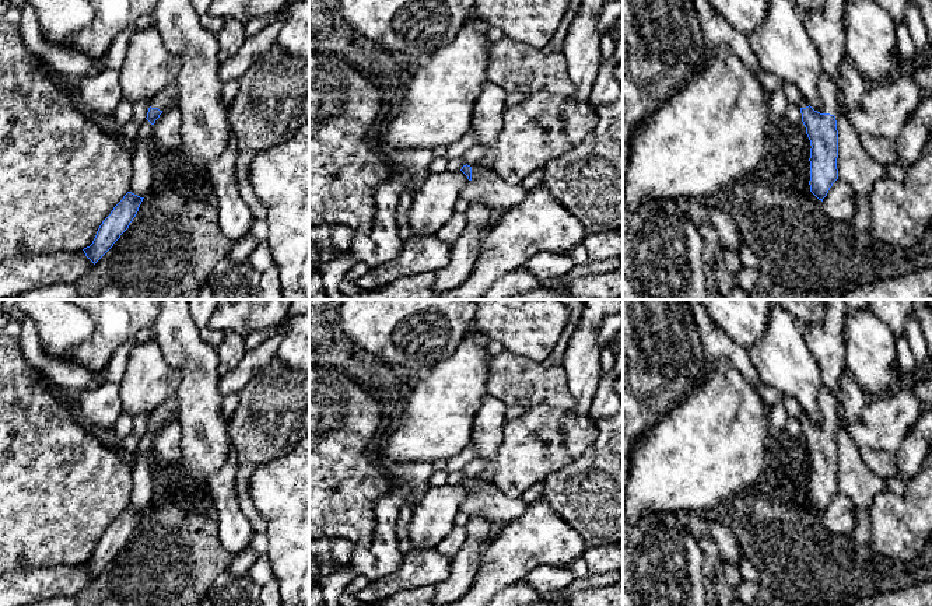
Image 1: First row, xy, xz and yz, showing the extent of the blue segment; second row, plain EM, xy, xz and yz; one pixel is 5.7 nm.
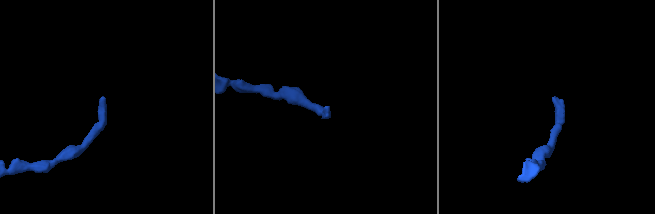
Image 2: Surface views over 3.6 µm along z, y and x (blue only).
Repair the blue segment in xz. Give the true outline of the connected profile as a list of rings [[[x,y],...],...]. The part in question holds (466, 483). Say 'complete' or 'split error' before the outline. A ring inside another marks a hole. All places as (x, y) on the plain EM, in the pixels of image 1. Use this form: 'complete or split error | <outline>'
split error | [[[466,477],[460,483],[470,494],[462,509],[481,515],[495,525],[505,525],[519,518],[528,504],[521,498],[509,498],[501,493],[491,481],[477,477]]]

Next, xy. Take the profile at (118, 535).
complete | [[[127,505],[99,539],[92,557],[84,561],[85,570],[95,578],[129,542],[144,511]]]

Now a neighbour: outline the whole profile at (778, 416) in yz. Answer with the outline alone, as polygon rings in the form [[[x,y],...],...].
[[[784,403],[771,404],[770,421],[771,421],[772,431],[775,434],[782,434],[788,418],[789,418],[789,414],[788,414]]]

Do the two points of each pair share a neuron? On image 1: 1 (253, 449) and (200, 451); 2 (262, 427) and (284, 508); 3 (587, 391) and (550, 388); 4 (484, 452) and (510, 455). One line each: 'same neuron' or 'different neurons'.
1: different neurons
2: different neurons
3: different neurons
4: different neurons

